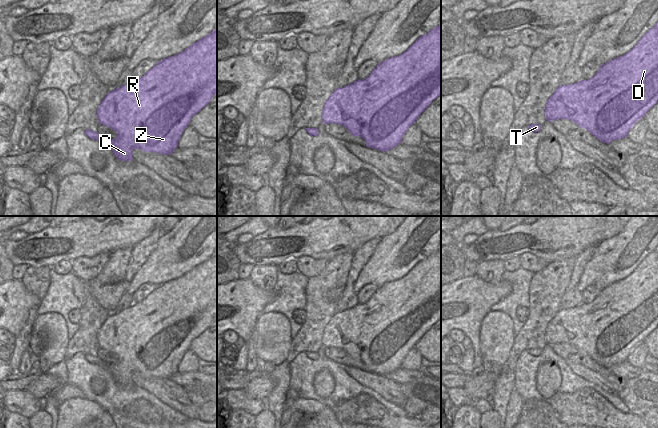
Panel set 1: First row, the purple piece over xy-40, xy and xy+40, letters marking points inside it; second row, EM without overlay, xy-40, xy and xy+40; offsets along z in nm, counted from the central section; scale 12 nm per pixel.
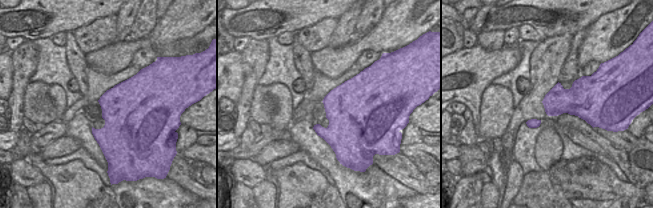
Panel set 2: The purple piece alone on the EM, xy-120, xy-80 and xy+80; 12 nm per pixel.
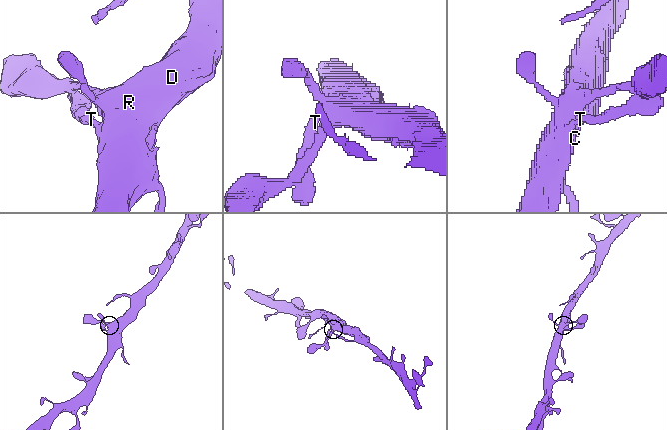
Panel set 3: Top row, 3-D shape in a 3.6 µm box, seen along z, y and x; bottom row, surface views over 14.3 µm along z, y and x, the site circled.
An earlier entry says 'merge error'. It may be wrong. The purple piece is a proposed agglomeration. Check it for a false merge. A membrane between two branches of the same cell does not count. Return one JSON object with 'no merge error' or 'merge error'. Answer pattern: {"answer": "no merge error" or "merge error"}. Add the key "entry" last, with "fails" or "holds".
{"answer": "no merge error", "entry": "fails"}

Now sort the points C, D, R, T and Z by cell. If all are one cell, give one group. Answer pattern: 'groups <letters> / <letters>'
groups C D R T Z

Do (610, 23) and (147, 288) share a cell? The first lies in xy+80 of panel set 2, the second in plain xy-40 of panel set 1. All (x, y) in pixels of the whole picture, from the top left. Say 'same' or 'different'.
different

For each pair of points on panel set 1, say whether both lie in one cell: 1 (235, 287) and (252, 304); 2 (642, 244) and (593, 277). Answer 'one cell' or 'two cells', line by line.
1: one cell
2: one cell

